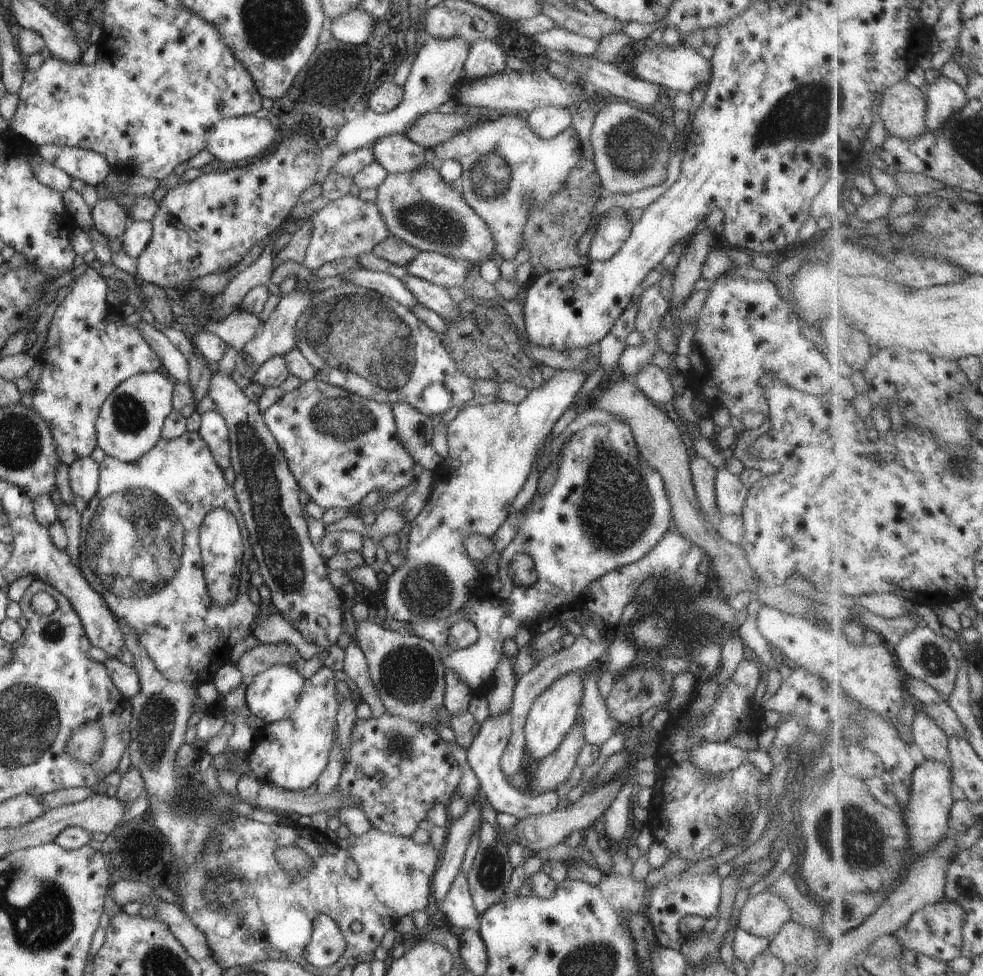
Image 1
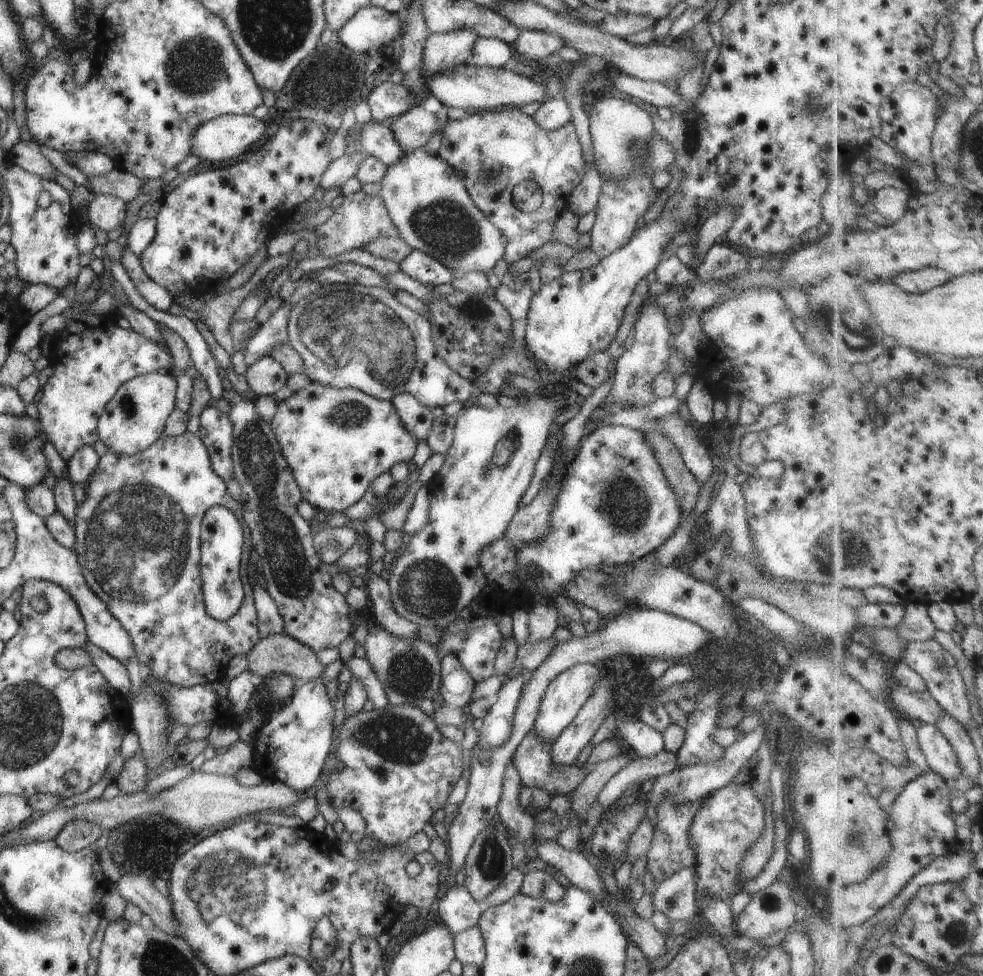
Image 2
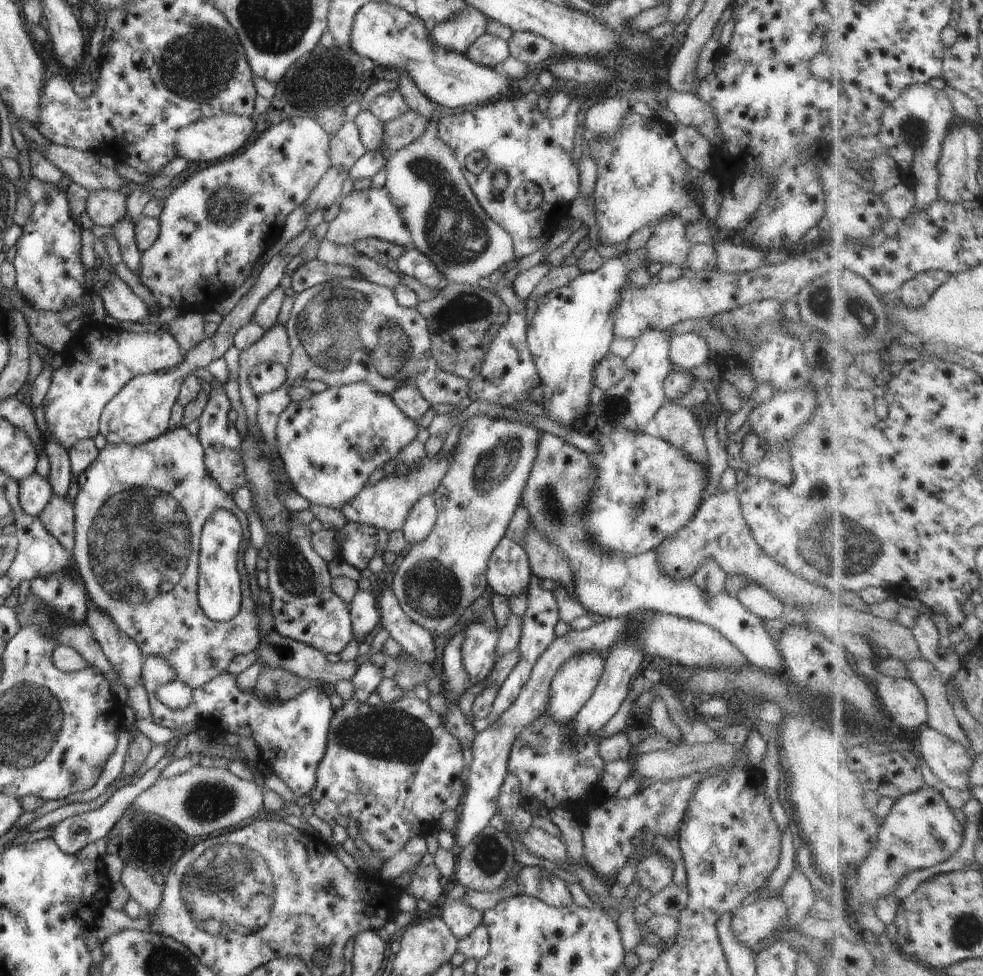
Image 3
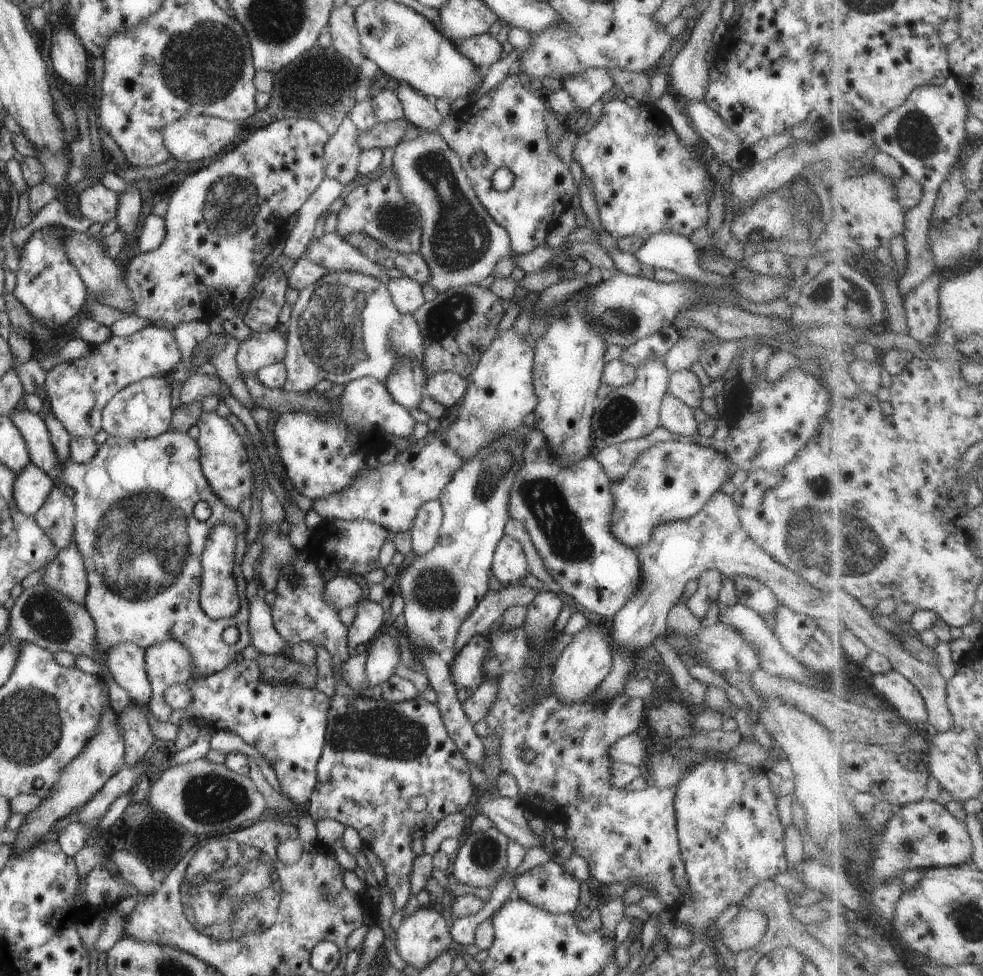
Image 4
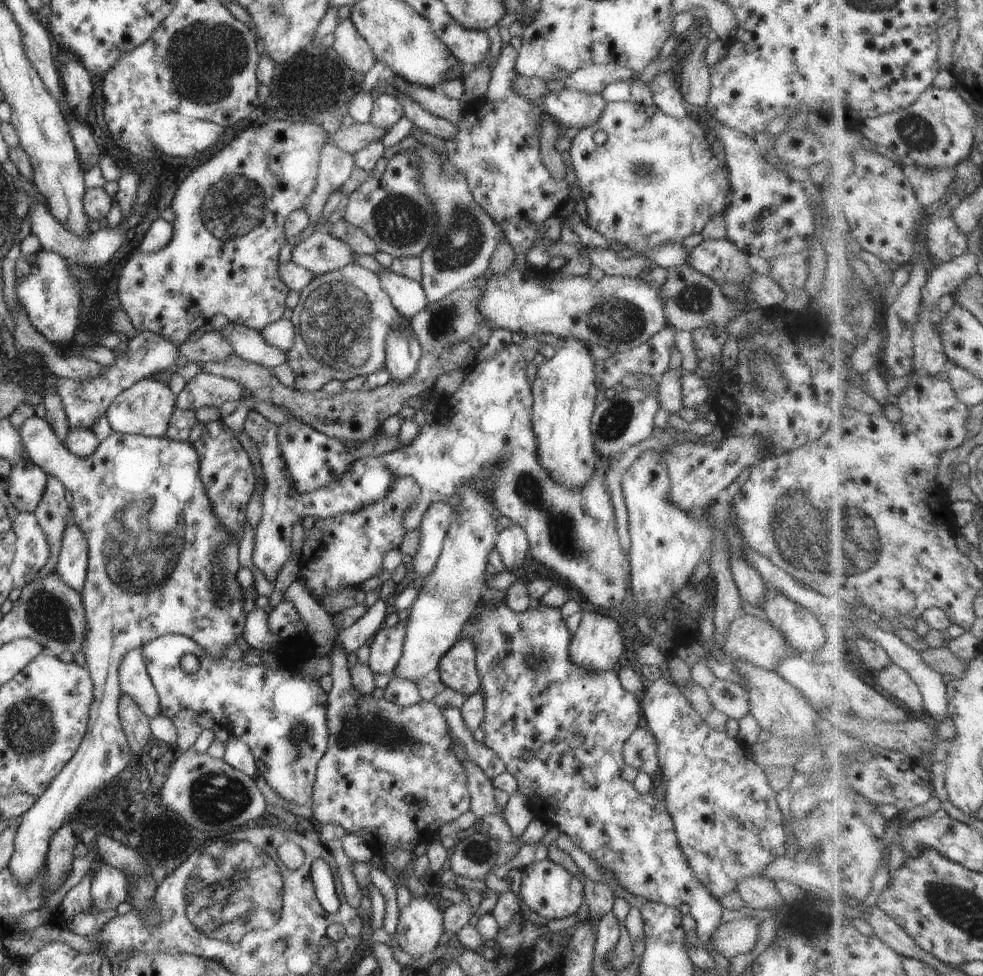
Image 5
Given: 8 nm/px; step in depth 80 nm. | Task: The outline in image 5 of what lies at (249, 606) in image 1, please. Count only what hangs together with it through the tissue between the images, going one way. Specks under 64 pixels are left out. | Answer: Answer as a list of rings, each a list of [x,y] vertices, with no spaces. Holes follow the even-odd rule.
[[[32,413],[32,416],[25,418],[22,424],[20,424],[20,442],[25,446],[27,452],[27,458],[33,464],[36,464],[45,474],[50,474],[61,481],[61,484],[65,489],[71,492],[70,512],[74,518],[74,523],[81,529],[81,533],[86,538],[88,546],[88,563],[86,566],[86,577],[80,595],[82,598],[82,605],[84,608],[84,626],[86,627],[86,633],[84,634],[80,651],[83,653],[85,659],[84,667],[89,673],[91,684],[93,687],[93,698],[89,707],[89,718],[87,723],[87,730],[76,748],[74,755],[67,761],[67,764],[63,765],[63,768],[59,771],[57,776],[49,783],[49,786],[35,799],[35,802],[20,816],[20,823],[16,828],[14,834],[14,849],[11,858],[8,860],[8,869],[11,873],[12,879],[20,885],[26,885],[30,880],[33,880],[40,874],[40,869],[44,864],[44,858],[48,849],[48,842],[51,835],[55,832],[64,822],[74,818],[79,813],[79,807],[83,804],[83,800],[90,798],[91,794],[97,793],[102,789],[110,780],[121,770],[124,769],[125,764],[129,762],[132,757],[132,750],[129,748],[125,733],[123,732],[119,715],[118,715],[118,700],[120,697],[120,682],[118,679],[118,666],[124,652],[130,649],[139,649],[145,643],[150,640],[156,639],[161,635],[167,633],[177,633],[185,635],[191,638],[191,640],[198,646],[199,650],[203,649],[208,654],[208,657],[216,659],[223,657],[223,648],[231,643],[234,643],[237,636],[242,637],[242,630],[244,629],[243,623],[246,615],[241,612],[241,605],[243,603],[243,592],[237,580],[235,574],[239,568],[237,563],[237,548],[238,544],[232,539],[231,531],[227,531],[224,527],[221,527],[216,519],[212,515],[210,504],[207,504],[207,495],[204,491],[204,486],[200,483],[198,473],[198,462],[196,460],[196,452],[194,451],[192,443],[187,441],[170,441],[165,437],[144,437],[143,435],[128,435],[111,433],[104,440],[102,440],[97,448],[89,455],[83,458],[79,458],[74,454],[71,454],[65,448],[63,442],[58,439],[58,436],[51,430],[49,424],[45,419],[38,418]],[[213,540],[217,544],[223,544],[225,552],[227,552],[227,564],[225,564],[225,576],[227,578],[224,582],[224,597],[222,603],[215,601],[211,603],[211,598],[207,597],[207,591],[209,590],[209,564],[211,564],[211,552],[213,552]]]

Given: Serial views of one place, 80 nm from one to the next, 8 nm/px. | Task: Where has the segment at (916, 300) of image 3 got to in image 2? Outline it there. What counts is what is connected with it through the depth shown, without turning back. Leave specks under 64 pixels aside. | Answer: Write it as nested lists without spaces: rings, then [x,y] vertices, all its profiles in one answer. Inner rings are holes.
[[[927,266],[914,272],[903,272],[902,275],[894,277],[894,284],[899,285],[905,292],[918,295],[941,286],[952,278],[952,274],[945,269]]]

